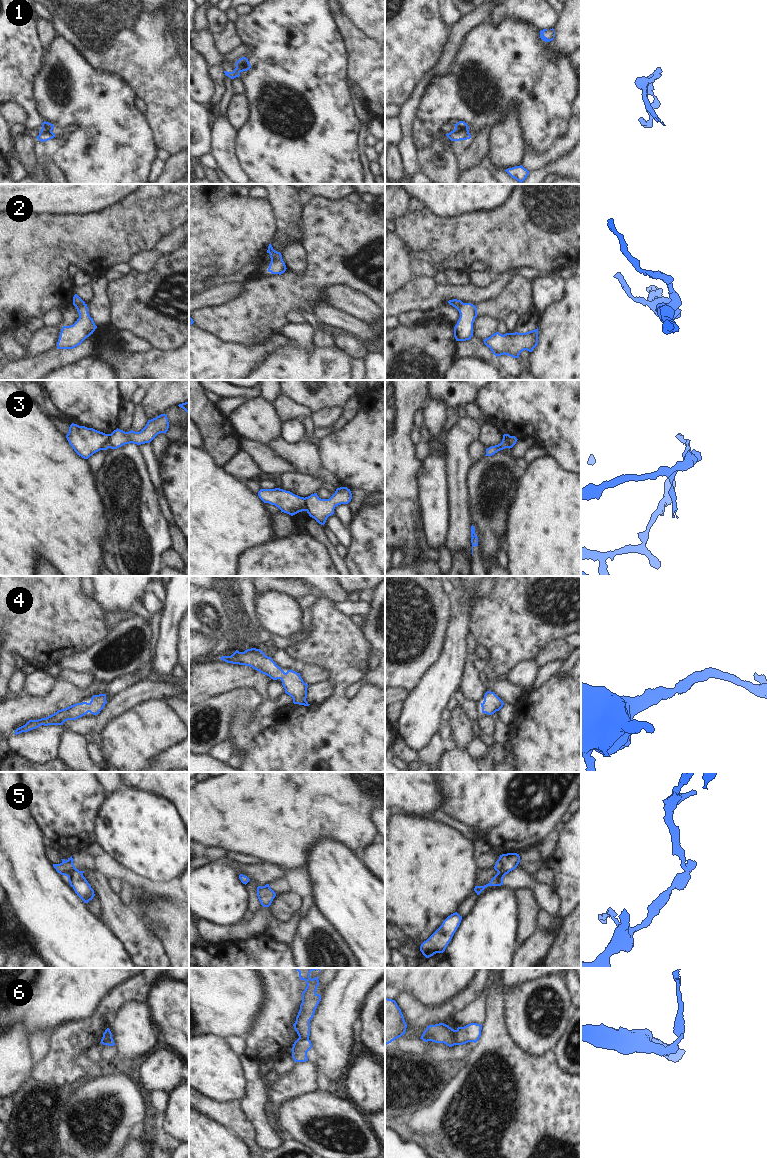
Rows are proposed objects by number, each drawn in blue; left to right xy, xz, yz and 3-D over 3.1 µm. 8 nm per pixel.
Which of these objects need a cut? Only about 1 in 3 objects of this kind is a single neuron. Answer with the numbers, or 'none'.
1, 2, 3, 5, 6

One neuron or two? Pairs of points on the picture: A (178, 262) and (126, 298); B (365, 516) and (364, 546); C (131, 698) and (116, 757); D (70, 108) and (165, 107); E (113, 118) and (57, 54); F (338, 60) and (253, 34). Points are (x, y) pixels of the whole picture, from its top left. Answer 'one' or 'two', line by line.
A: one
B: one
C: two
D: two
E: one
F: one

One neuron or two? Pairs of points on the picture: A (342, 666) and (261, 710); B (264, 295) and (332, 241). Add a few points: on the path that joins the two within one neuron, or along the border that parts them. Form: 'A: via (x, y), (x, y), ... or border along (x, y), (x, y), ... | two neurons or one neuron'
A: border along (292, 702), (277, 707), (271, 713) | two neurons
B: via (284, 295), (293, 293), (325, 261) | one neuron

